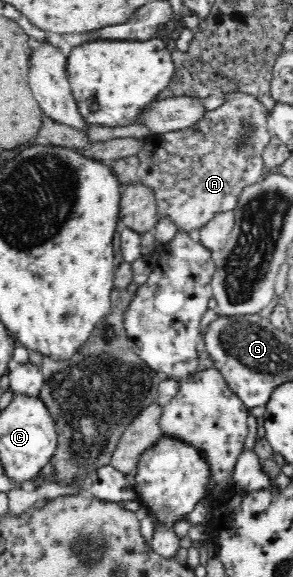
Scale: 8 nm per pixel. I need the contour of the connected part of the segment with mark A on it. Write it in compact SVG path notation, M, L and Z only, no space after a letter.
M230 94L222 96L225 99L224 103L214 111L209 112L202 122L199 122L197 125L186 130L167 131L159 134L152 133L147 139L144 139L144 143L136 155L139 159L139 166L137 167L138 183L148 188L148 190L154 194L157 207L155 215L156 222L168 219L170 223L174 223L174 225L176 225L177 231L181 231L181 233L188 234L192 233L192 231L198 231L198 229L204 227L217 213L222 211L233 211L237 204L238 195L242 193L242 189L244 189L246 185L252 185L252 183L256 183L258 179L262 179L262 169L264 165L263 151L266 144L271 140L271 136L268 133L269 113L264 110L264 107L260 106L258 98L251 95Z

